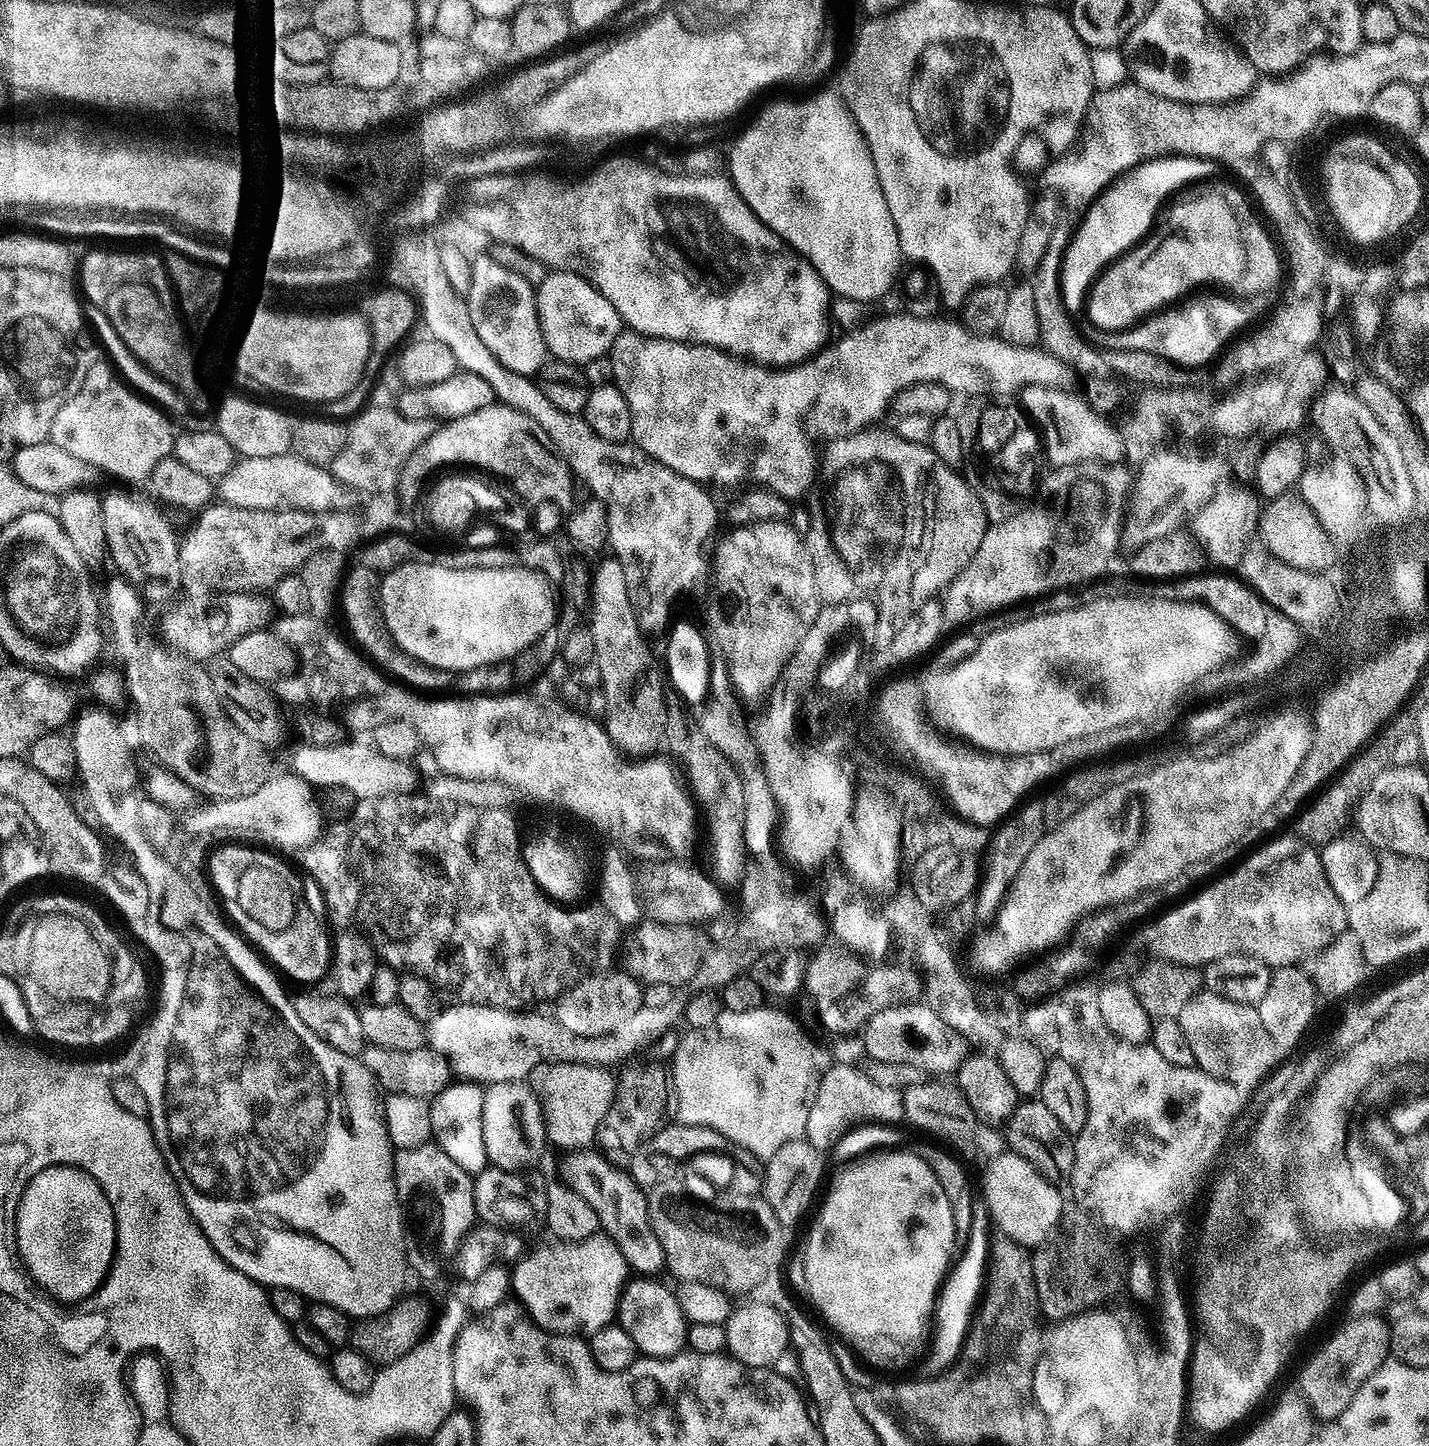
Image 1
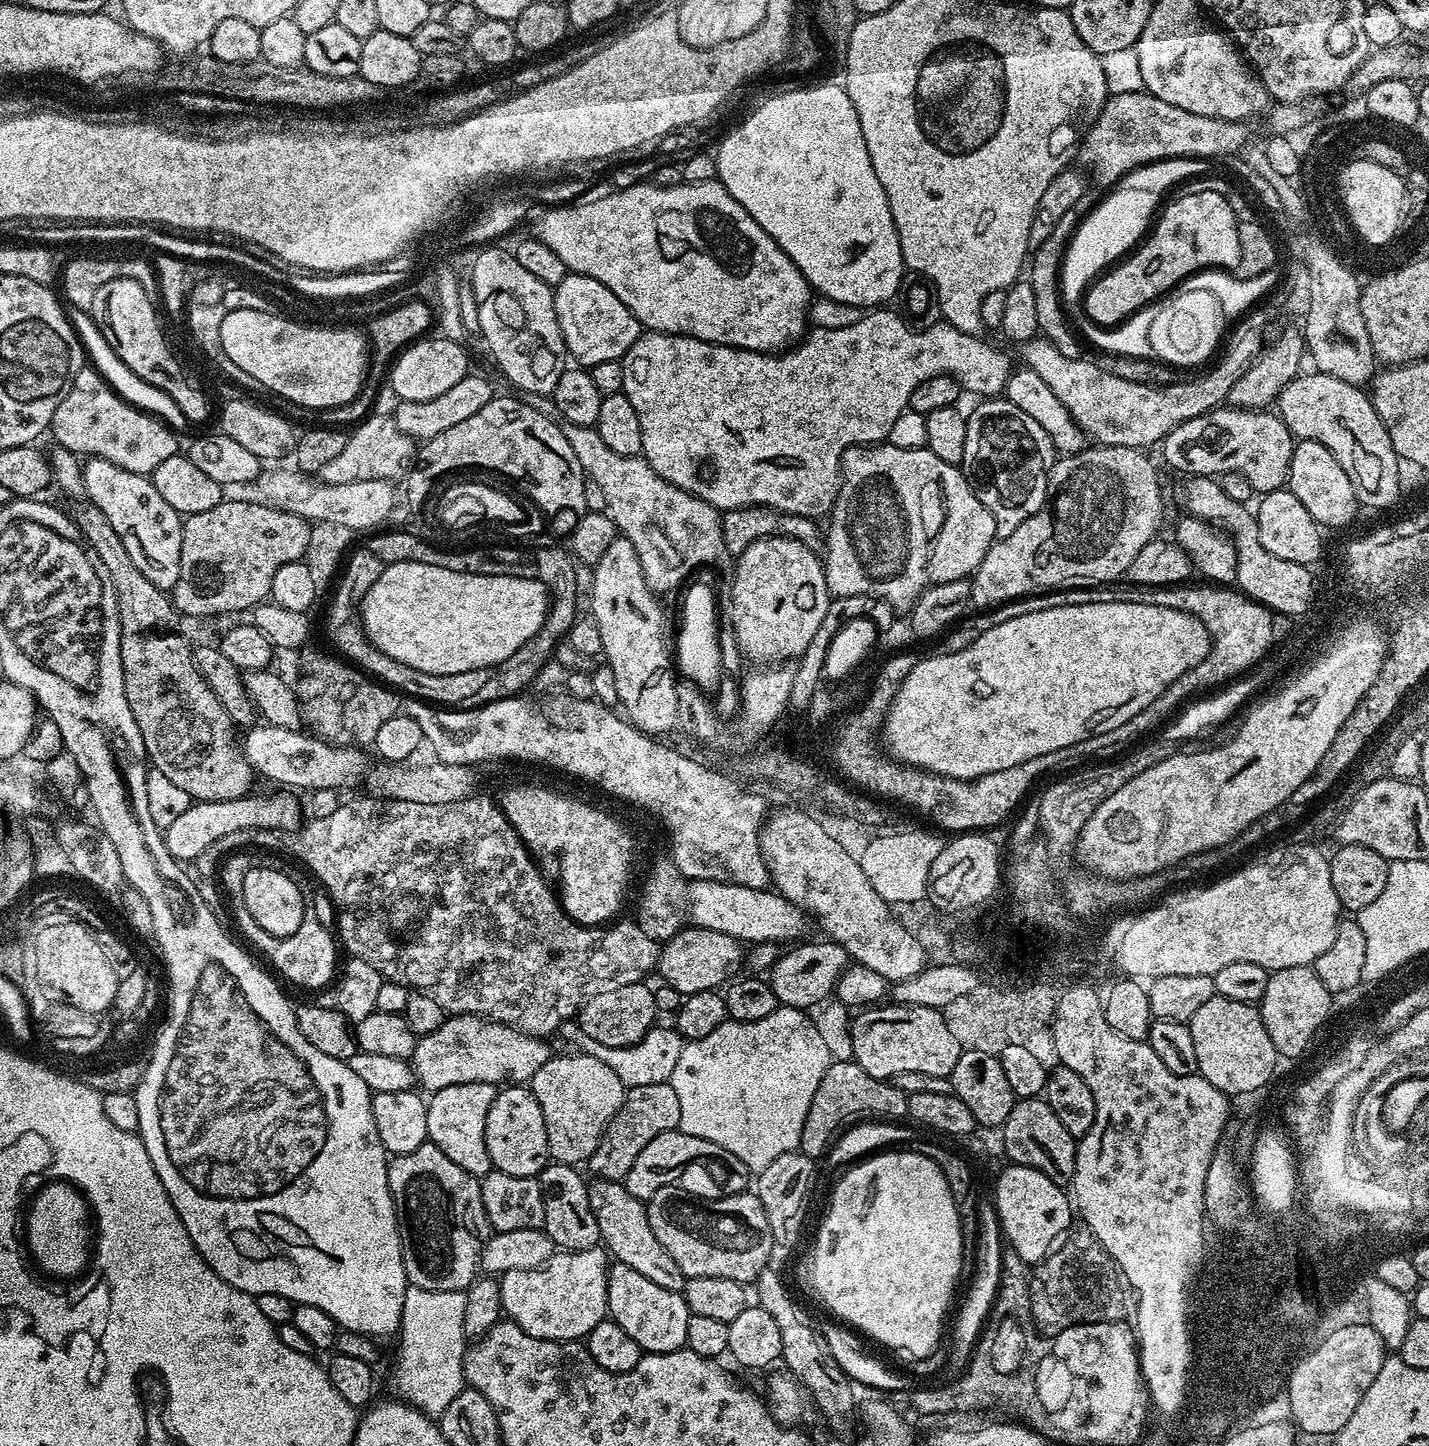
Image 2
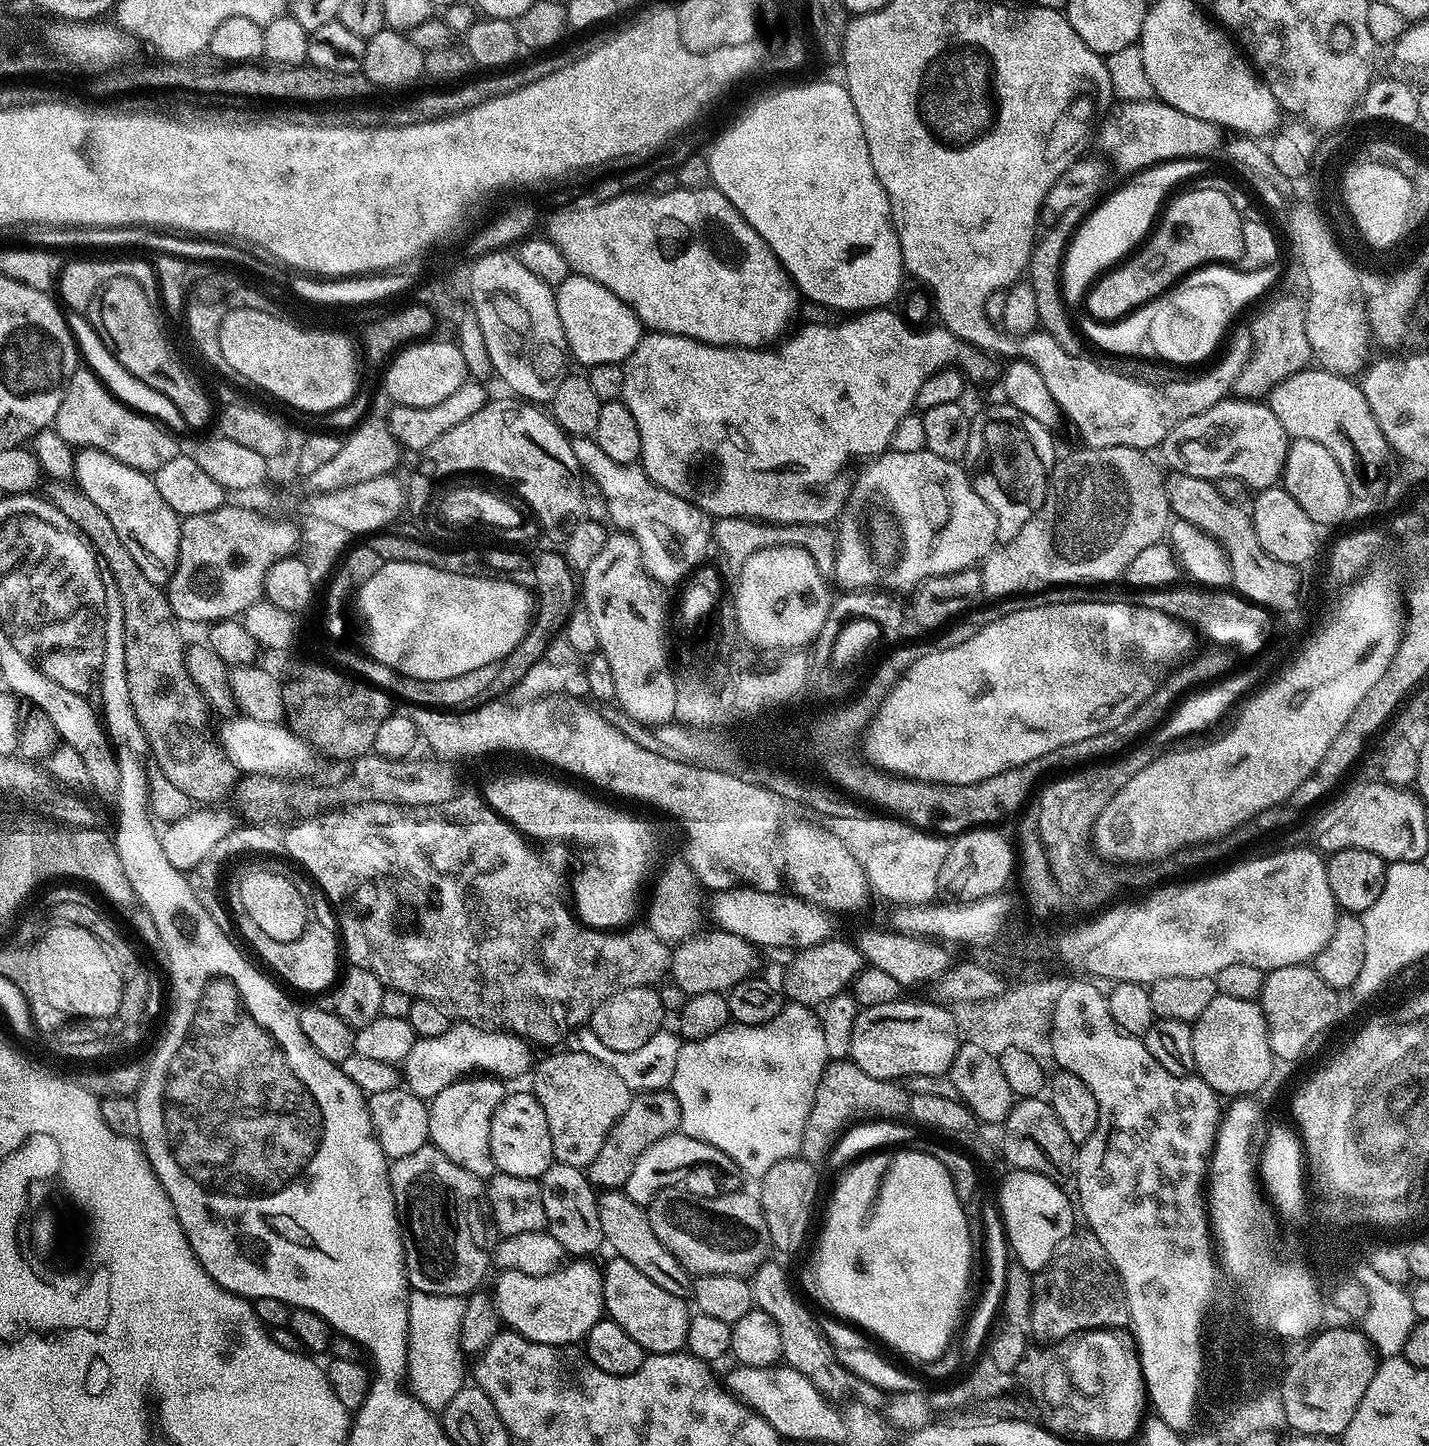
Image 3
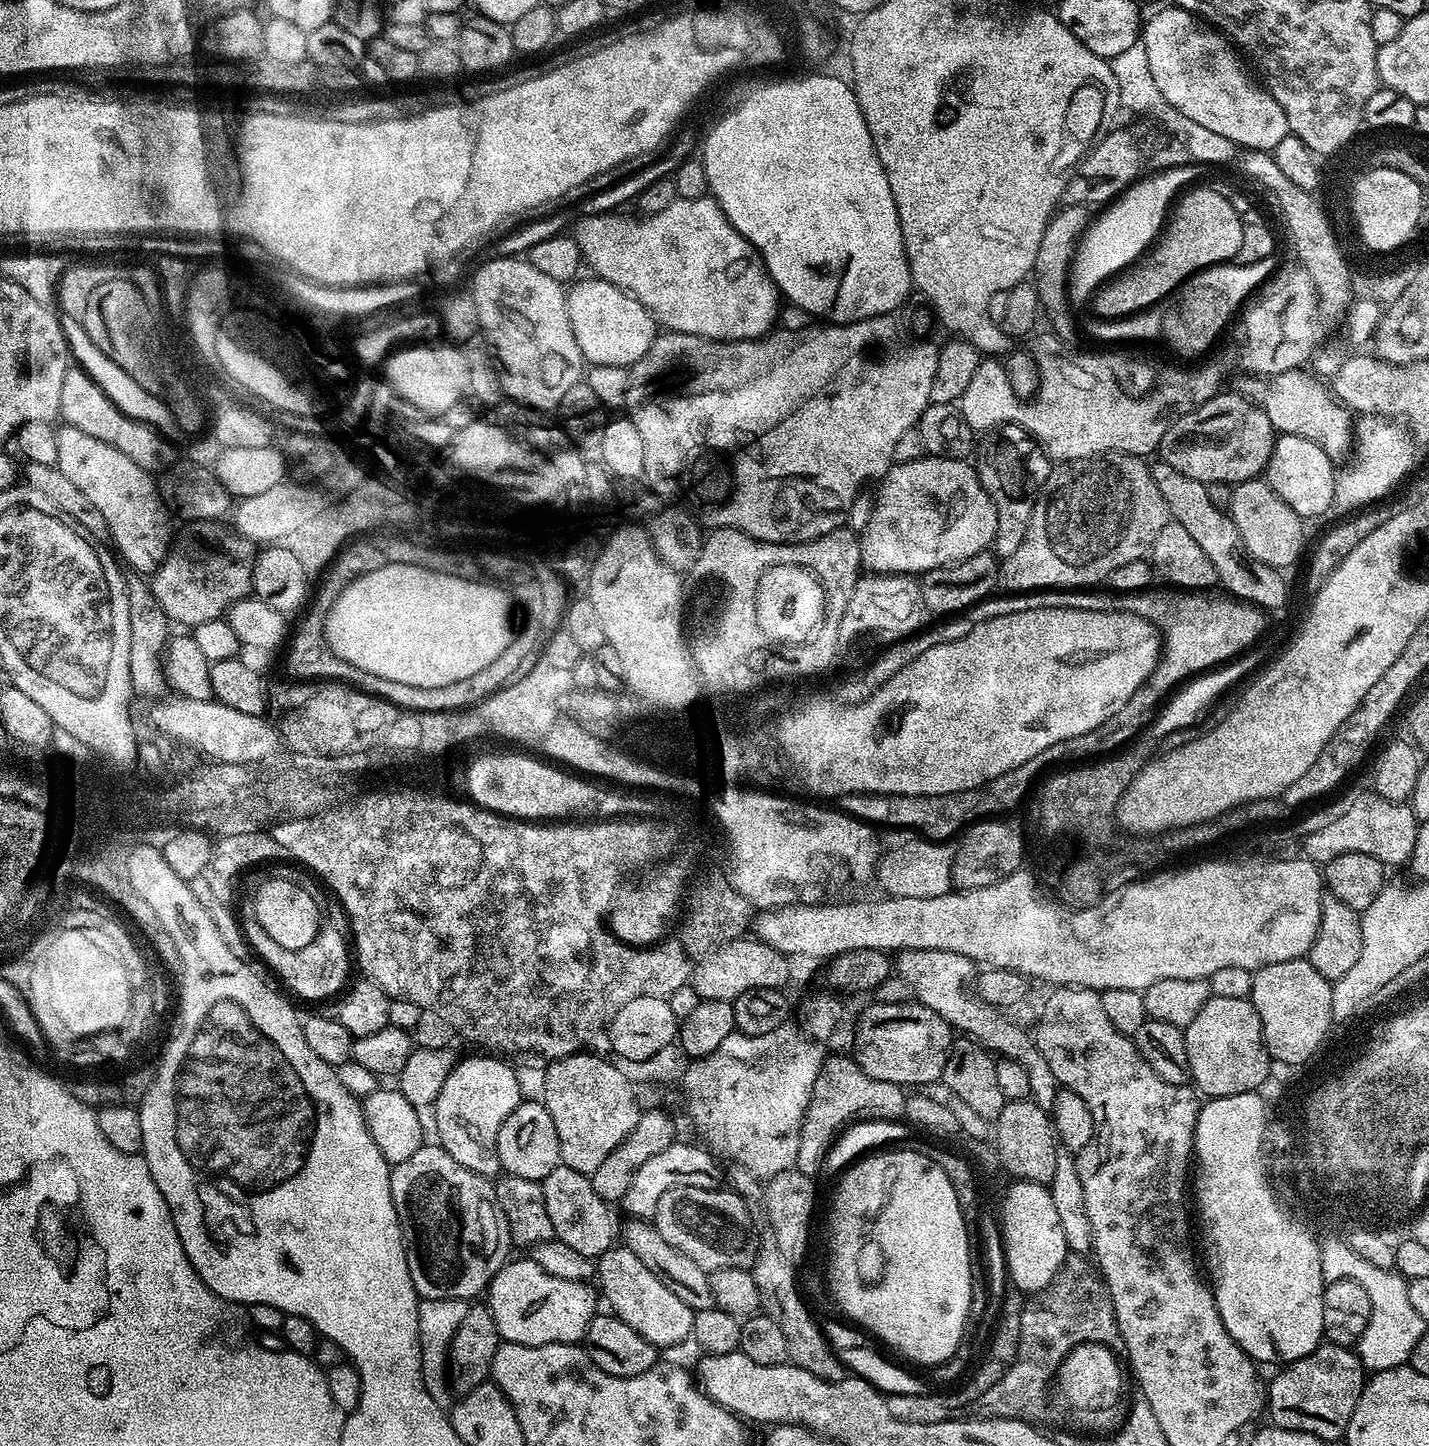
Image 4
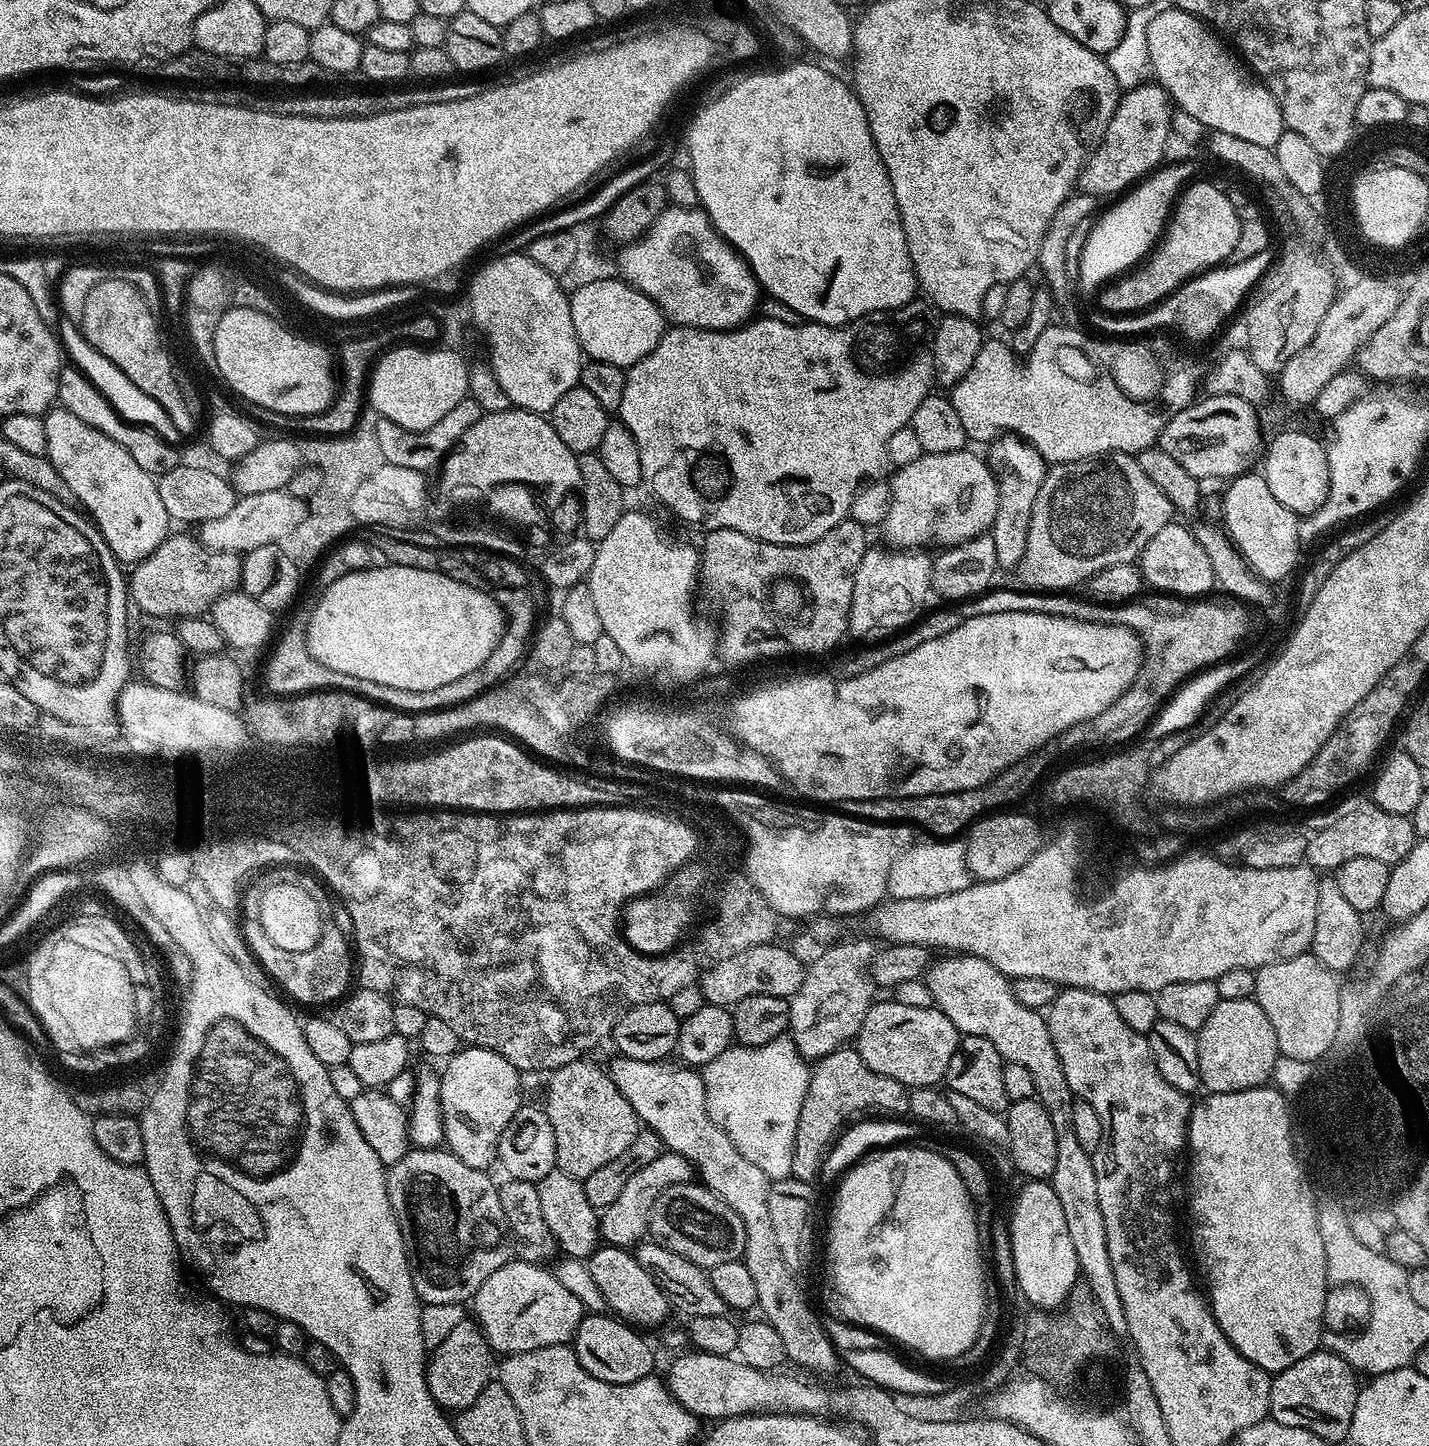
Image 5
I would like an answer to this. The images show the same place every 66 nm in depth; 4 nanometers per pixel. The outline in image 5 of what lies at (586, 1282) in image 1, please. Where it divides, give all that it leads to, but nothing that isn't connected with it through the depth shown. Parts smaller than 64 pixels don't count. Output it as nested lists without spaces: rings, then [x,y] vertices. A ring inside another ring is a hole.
[[[519,1258],[509,1259],[478,1290],[470,1301],[471,1315],[479,1324],[486,1342],[493,1353],[501,1357],[522,1354],[546,1346],[568,1344],[586,1315],[582,1302],[562,1282],[555,1271],[539,1264],[531,1264]]]

